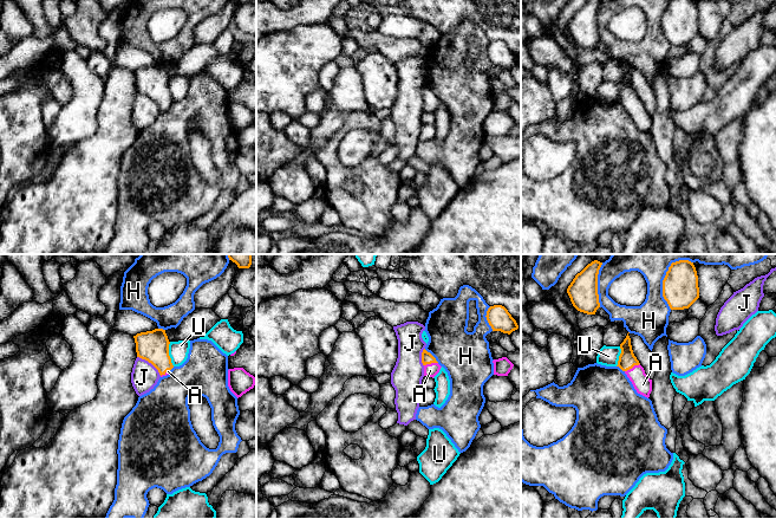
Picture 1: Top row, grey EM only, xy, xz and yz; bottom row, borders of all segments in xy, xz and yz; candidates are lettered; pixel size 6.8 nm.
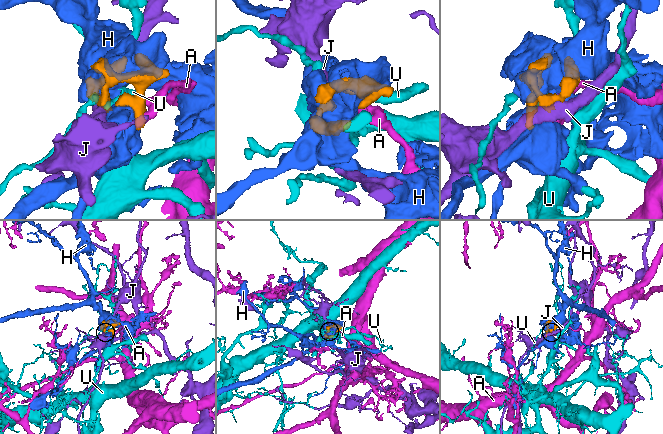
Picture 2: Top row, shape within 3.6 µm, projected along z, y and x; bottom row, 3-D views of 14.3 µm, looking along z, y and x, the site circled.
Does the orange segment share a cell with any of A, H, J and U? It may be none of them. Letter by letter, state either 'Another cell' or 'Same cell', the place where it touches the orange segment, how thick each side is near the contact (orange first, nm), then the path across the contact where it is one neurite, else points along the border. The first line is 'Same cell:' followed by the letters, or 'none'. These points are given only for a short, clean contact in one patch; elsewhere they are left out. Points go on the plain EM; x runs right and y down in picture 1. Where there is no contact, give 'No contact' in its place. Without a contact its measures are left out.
Same cell: A
A: Same cell. Touches orange at yz (632, 102). Thickness 120 nm (orange) against 120 nm. Path across: yz (627, 95), (632, 102), (643, 119)
H: Another cell. Touches orange at yz (663, 23). Thickness 240 nm (orange) against 240 nm
J: Another cell. Touches orange at xy (150, 97). Thickness 200 nm (orange) against 190 nm. Boundary: xy (137, 91), (147, 95), (161, 110)
U: Another cell. Touches orange at xy (168, 89). Thickness 200 nm (orange) against 130 nm

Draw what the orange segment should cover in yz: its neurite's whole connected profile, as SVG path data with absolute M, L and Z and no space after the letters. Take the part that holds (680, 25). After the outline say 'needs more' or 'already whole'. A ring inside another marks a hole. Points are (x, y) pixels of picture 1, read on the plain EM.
M671 0L663 15L663 32L671 45L689 44L699 33L695 0Z; already whole

